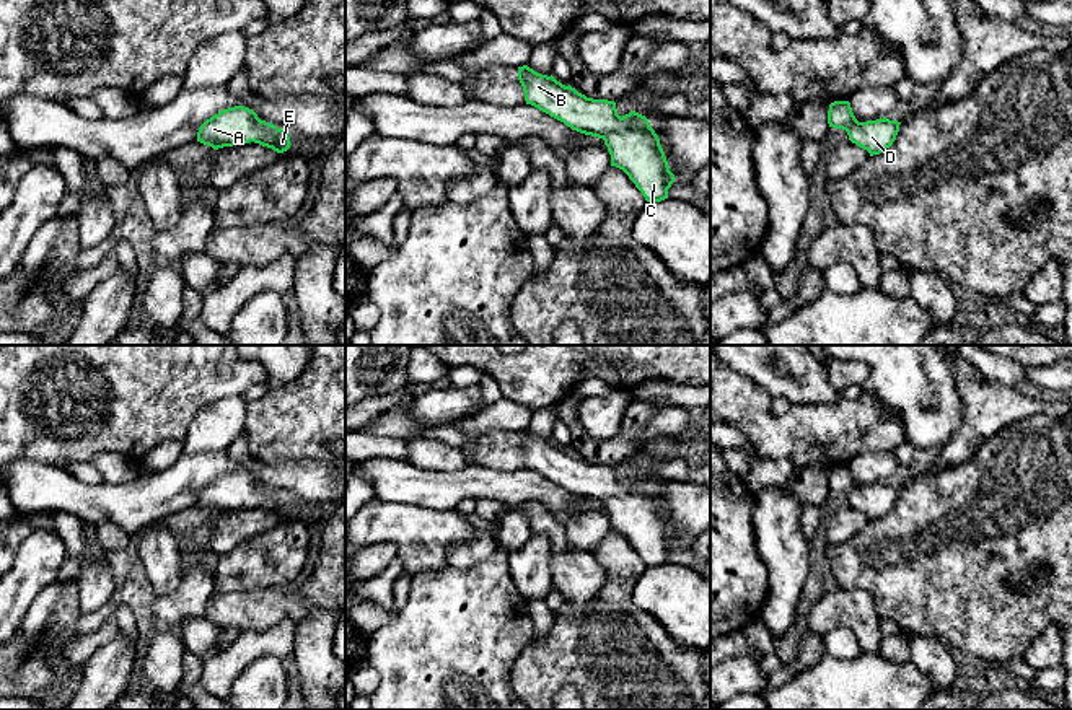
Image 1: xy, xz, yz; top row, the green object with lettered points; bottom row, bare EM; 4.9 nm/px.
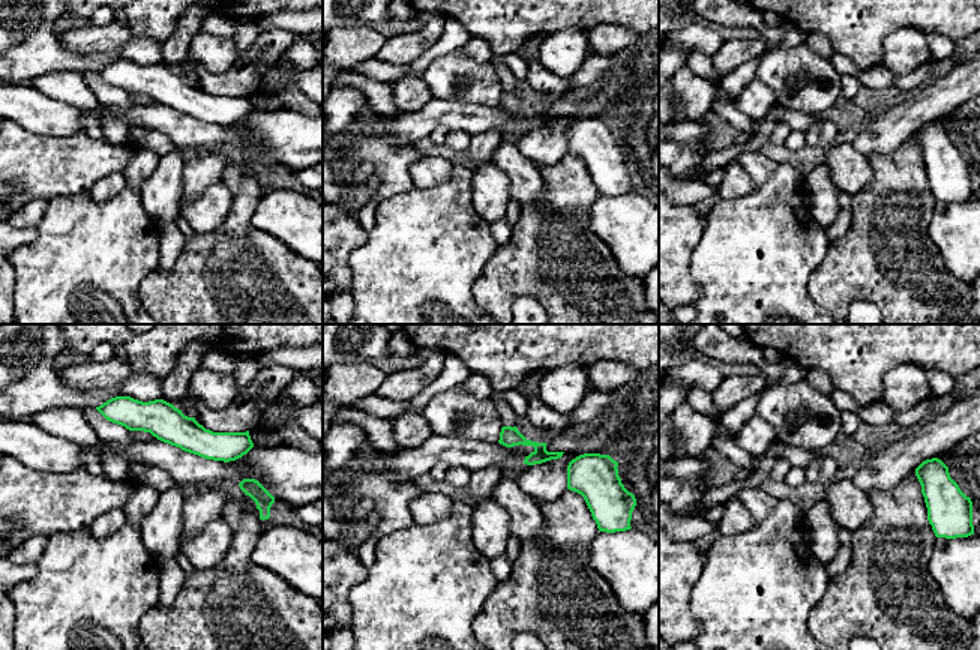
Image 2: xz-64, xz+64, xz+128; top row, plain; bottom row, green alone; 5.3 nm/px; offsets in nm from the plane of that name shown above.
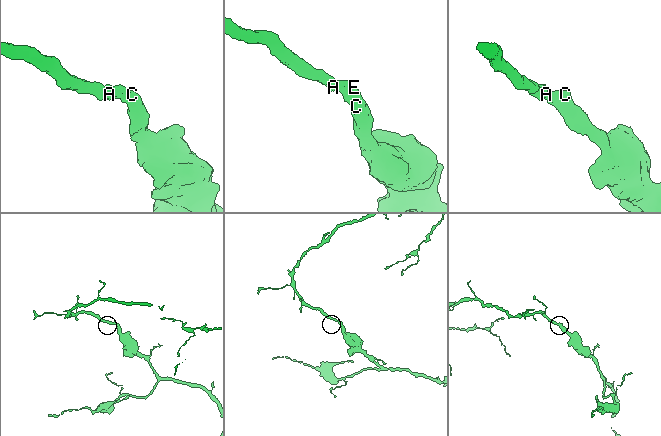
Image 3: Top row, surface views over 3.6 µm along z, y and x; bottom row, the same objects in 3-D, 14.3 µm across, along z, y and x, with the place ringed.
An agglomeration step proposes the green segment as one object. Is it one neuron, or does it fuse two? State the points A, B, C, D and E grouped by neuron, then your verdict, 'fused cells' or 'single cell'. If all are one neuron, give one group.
A B C D E | single cell

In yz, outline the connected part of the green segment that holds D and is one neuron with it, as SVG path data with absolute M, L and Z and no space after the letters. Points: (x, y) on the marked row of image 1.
M834 101L829 104L828 124L833 129L846 130L852 143L867 150L870 156L873 156L893 145L901 122L886 117L859 122L849 101Z

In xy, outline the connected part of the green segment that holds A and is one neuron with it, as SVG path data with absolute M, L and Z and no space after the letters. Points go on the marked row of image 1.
M244 106L223 109L207 119L199 127L197 142L213 150L254 142L277 153L287 151L292 145L285 130L261 121L253 109Z

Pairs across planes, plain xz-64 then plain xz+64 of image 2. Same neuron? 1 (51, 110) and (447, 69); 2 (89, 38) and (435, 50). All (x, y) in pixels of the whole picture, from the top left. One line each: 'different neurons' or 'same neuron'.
1: different neurons
2: different neurons

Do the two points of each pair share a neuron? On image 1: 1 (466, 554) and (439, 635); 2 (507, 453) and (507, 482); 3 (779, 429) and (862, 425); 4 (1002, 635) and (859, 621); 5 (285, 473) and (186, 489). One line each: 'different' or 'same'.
1: different
2: different
3: same
4: different
5: same

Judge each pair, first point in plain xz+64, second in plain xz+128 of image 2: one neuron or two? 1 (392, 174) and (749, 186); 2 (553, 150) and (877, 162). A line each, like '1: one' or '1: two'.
1: one
2: two

